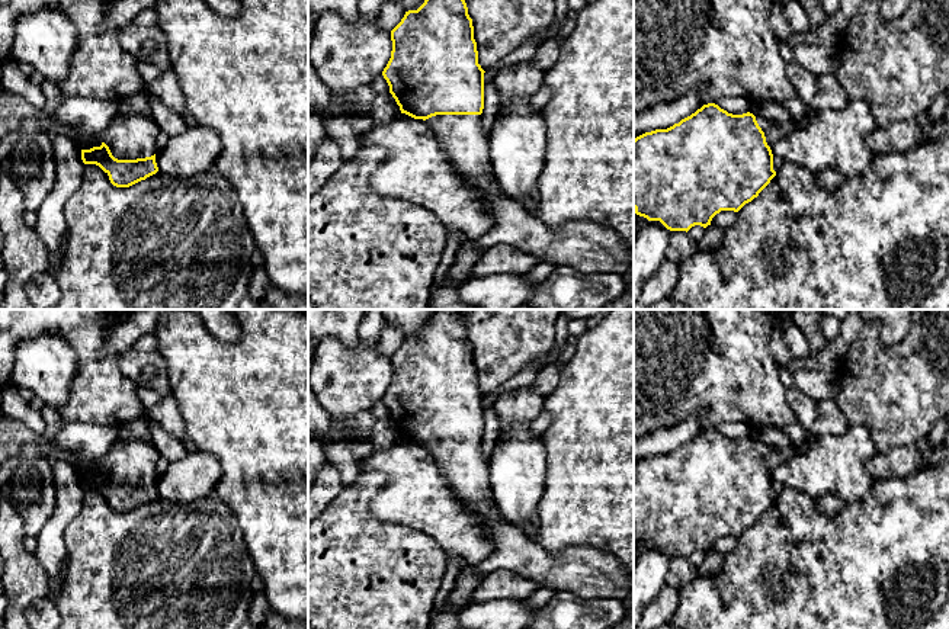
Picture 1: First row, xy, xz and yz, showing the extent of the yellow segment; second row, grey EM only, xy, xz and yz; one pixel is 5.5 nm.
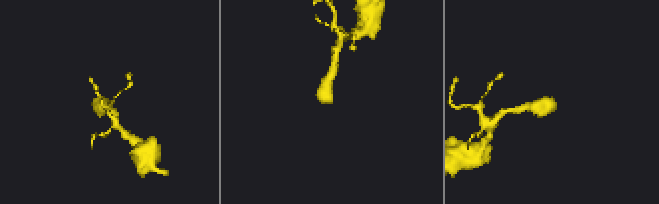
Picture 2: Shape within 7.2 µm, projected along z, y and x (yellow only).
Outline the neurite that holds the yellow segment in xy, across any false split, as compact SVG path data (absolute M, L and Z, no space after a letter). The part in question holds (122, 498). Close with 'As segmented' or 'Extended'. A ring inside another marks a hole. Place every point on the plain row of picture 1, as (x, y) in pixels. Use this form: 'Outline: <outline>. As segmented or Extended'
Outline: M122 434L100 459L102 471L81 475L81 485L99 491L113 511L129 513L158 497L156 465L160 458L153 443Z. Extended

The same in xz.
Outline: M437 309L417 336L405 337L391 356L392 376L382 397L389 418L401 439L426 446L437 460L456 497L481 517L493 552L475 565L469 565L456 583L446 603L465 607L478 578L498 569L517 572L539 587L570 591L577 597L623 600L634 594L634 574L613 555L590 546L571 546L562 555L551 555L519 527L506 522L490 490L488 460L484 458L484 395L478 389L472 344L456 309Z. Extended

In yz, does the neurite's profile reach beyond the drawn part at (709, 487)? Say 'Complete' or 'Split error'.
Split error

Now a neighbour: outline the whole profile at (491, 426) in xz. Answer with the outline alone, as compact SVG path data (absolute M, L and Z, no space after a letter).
M494 397L484 398L484 434L482 434L482 450L484 458L490 460L491 453L496 447L498 431L500 431L498 415L494 410Z

